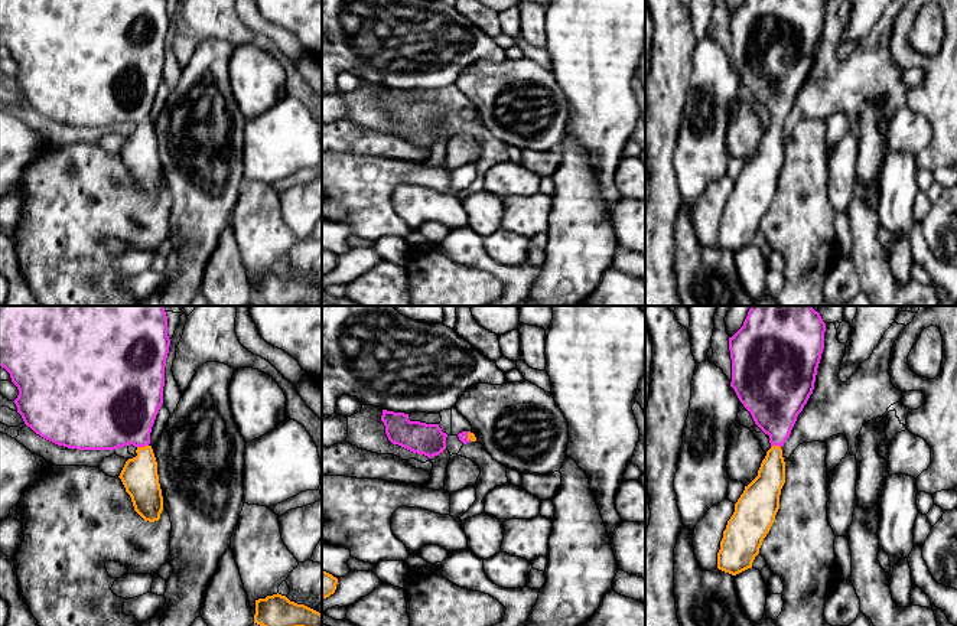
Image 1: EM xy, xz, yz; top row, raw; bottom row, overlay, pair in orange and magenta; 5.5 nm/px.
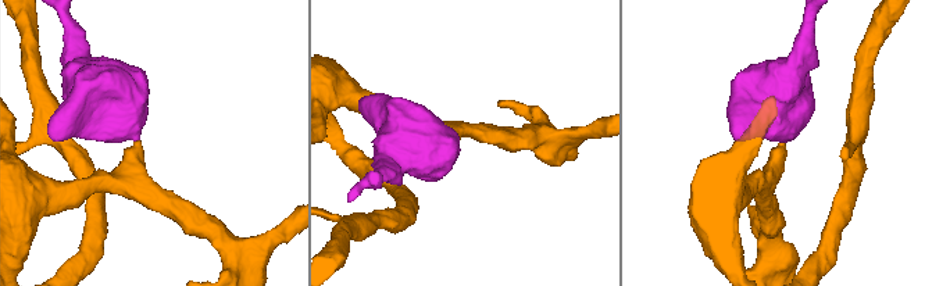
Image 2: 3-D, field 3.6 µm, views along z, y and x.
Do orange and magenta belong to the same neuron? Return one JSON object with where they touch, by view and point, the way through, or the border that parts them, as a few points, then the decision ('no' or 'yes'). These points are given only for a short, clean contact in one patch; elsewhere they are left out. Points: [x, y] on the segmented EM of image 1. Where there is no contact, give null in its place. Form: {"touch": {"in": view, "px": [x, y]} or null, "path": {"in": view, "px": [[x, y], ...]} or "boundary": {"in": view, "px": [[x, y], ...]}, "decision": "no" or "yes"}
{"touch": {"in": "xy", "px": [142, 447]}, "path": {"in": "xy", "px": [[139, 475], [142, 470], [142, 447], [134, 427], [117, 410]]}, "decision": "yes"}

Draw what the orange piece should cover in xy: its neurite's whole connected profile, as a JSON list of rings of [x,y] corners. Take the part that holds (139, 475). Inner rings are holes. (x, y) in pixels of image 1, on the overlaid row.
[[[0,306],[0,366],[10,374],[12,382],[19,389],[19,395],[13,402],[25,424],[40,437],[68,449],[115,450],[133,444],[137,449],[137,456],[126,462],[118,477],[131,498],[134,511],[149,522],[159,521],[163,511],[163,496],[157,462],[150,446],[150,433],[163,404],[165,366],[169,346],[167,316],[163,306]]]

